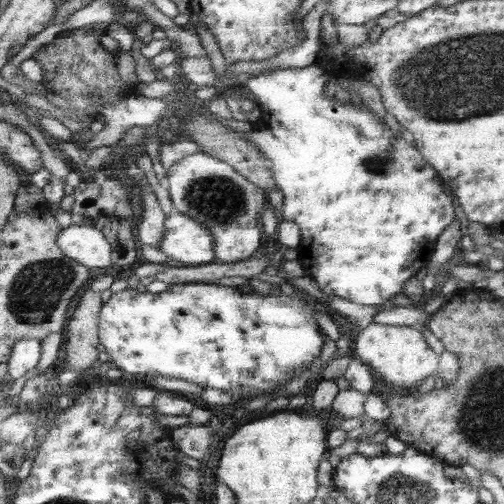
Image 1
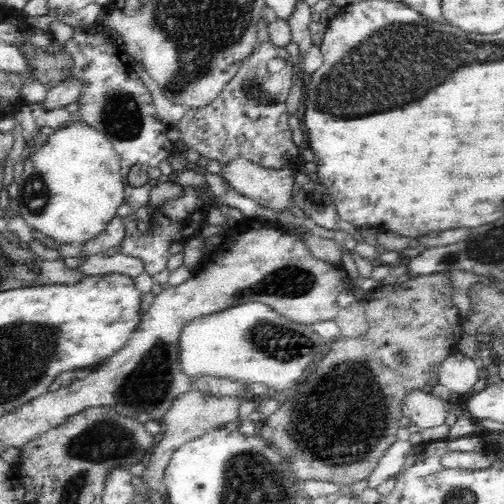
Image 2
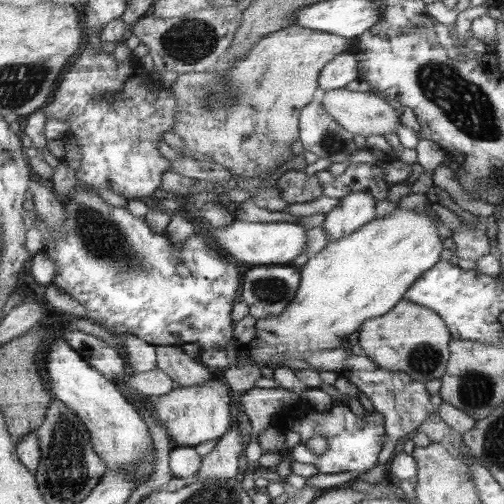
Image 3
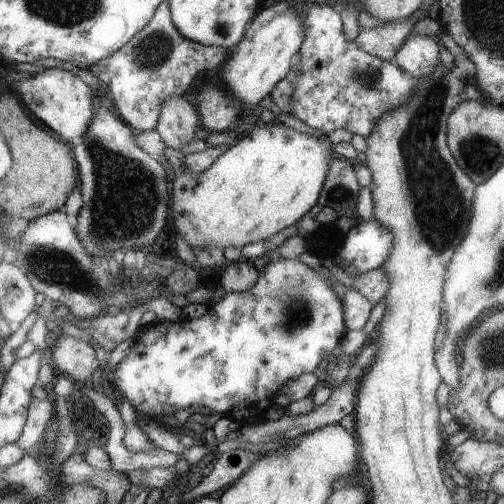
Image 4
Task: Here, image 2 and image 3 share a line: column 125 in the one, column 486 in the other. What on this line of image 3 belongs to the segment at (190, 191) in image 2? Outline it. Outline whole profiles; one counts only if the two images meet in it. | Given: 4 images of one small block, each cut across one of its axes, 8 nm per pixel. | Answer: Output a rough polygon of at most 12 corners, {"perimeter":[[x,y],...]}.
{"perimeter":[[487,220],[455,232],[459,260],[479,262],[491,254]]}

